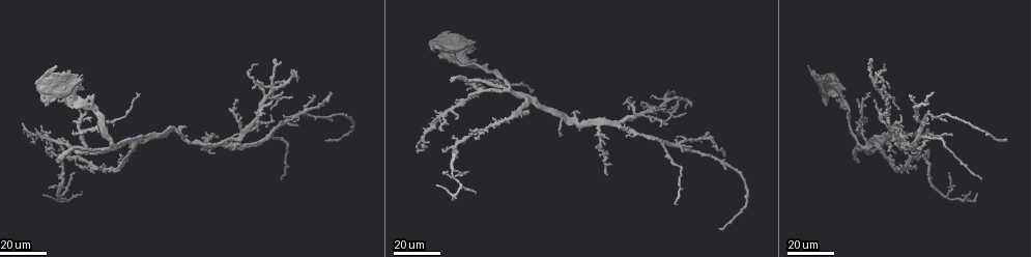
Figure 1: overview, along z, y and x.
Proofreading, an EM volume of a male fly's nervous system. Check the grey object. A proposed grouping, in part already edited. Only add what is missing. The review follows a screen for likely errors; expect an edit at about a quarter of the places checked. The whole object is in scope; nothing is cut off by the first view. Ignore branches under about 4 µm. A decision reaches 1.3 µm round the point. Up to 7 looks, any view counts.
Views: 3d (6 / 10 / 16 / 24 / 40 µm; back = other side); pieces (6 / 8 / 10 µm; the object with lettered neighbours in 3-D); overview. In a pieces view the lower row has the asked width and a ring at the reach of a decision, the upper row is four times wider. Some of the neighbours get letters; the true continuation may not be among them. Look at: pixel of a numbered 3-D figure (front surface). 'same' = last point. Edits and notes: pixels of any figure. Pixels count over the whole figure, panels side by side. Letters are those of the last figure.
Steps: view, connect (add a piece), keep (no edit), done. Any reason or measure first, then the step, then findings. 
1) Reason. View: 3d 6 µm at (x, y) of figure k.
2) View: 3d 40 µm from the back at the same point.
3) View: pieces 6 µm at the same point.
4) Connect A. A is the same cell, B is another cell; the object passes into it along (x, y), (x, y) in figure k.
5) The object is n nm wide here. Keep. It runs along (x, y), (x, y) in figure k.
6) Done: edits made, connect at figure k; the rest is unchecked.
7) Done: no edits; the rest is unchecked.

Tapers out. View: 3d 24 µm at (627, 136) of figure 1.

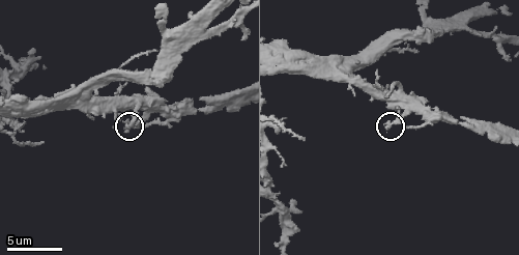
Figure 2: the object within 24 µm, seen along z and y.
View: pieces 6 µm at (387, 128) of figure 2.

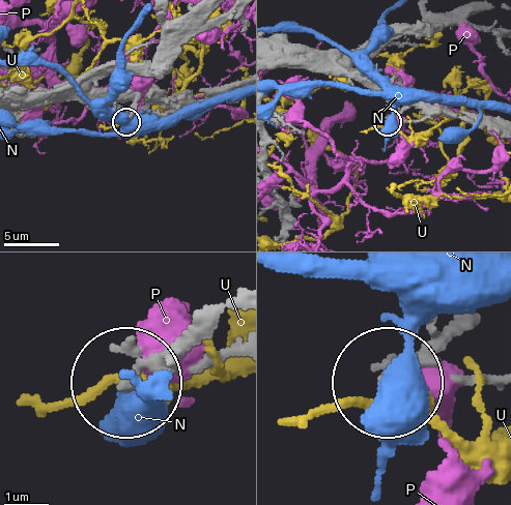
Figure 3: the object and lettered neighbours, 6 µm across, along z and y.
Keep. N, P and U are other cells; it runs along (180, 329), (129, 382) in figure 3; none of them fits.

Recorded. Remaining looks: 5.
Branch stops here. View: 3d 40 µm at (899, 108) of figure 1.

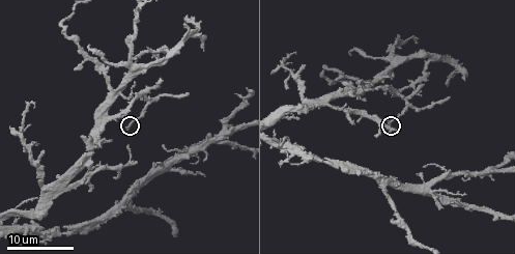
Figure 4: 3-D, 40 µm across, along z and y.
View: pieces 8 µm at (389, 122) of figure 4.

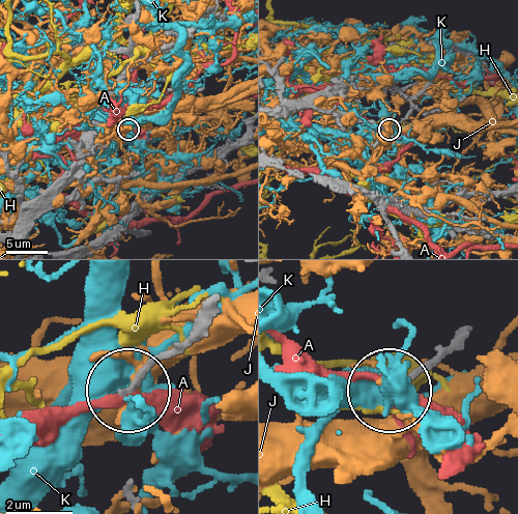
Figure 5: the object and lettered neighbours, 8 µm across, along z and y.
The object is 210 nm wide here. Keep. A, H, J and K are other cells; none of them fits.

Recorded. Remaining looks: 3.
Branch stops here. View: 3d 16 µm at (441, 206) of figure 4.

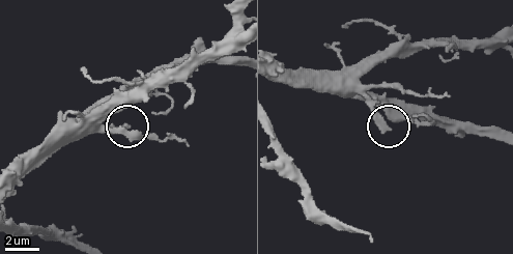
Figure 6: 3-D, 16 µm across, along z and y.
View: pieces 6 µm at (384, 128) of figure 6.

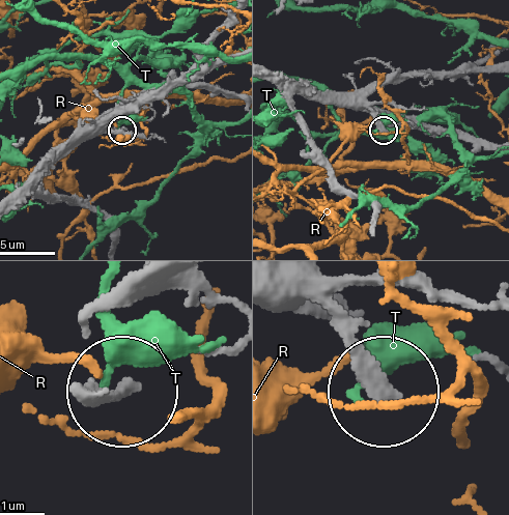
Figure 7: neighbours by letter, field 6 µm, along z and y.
Keep. R and T are other cells; no lettered piece goes on from it.

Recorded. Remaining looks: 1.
Done: no edits; the rest is unchecked.

